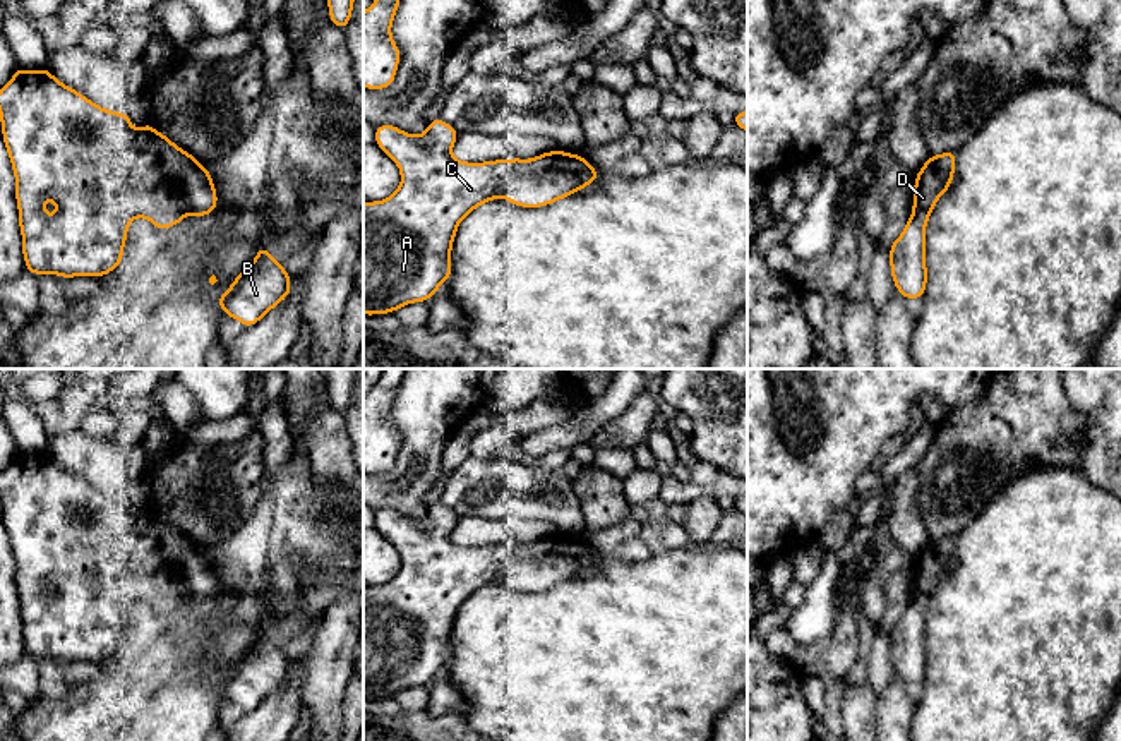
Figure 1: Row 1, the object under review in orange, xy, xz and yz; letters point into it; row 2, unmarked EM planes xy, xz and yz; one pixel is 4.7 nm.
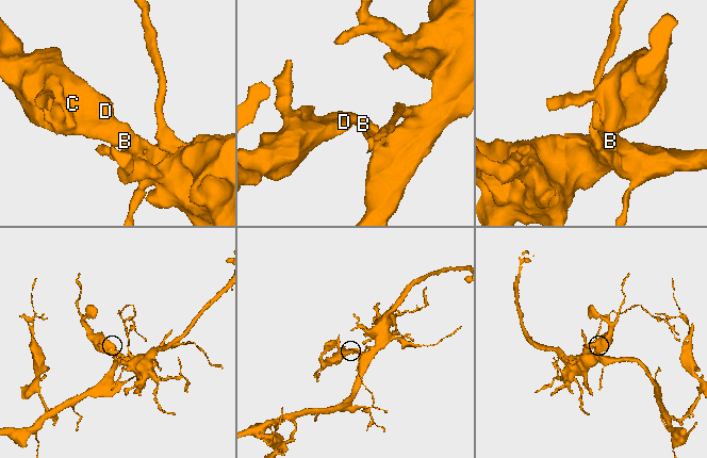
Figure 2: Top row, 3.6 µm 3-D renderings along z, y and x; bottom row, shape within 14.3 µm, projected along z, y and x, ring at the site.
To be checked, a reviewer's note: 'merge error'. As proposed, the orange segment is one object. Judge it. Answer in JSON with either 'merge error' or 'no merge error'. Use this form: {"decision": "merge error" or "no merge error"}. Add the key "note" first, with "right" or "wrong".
{"note": "wrong", "decision": "no merge error"}

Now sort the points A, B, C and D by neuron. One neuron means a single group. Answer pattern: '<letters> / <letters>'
A B C D

